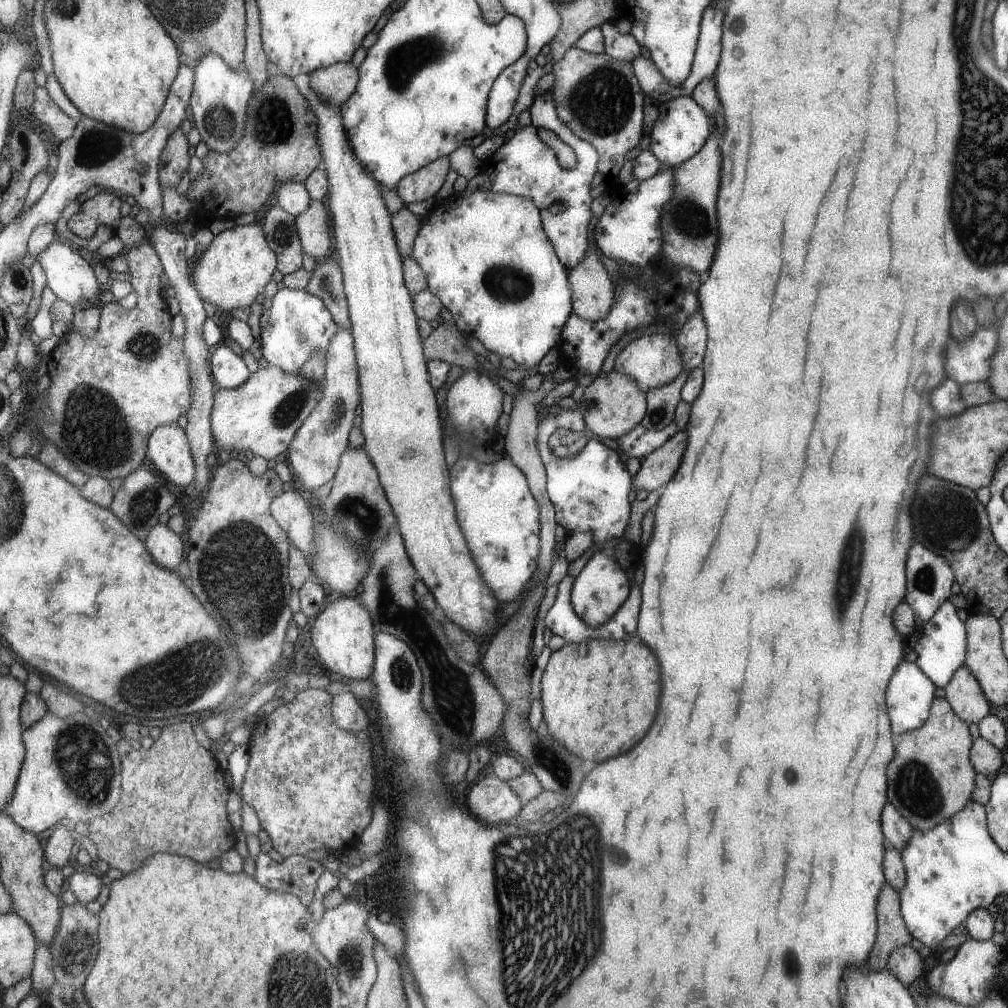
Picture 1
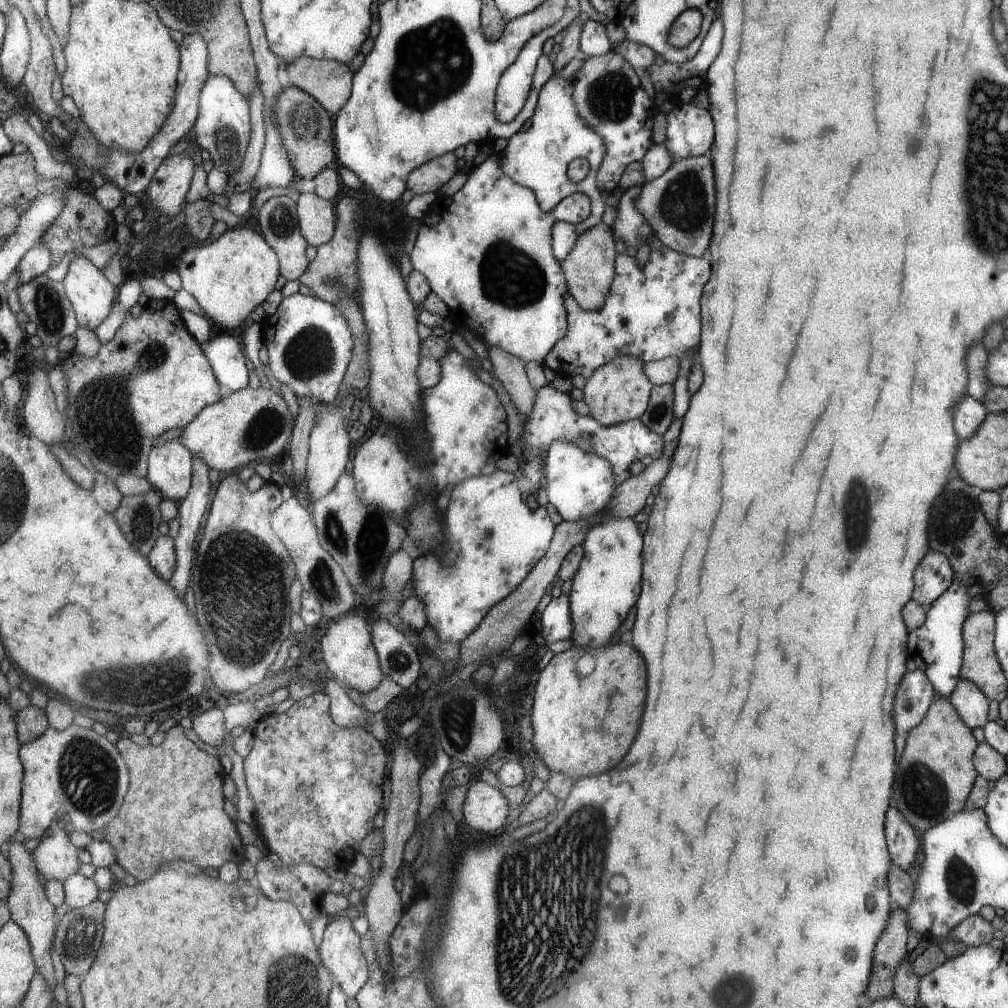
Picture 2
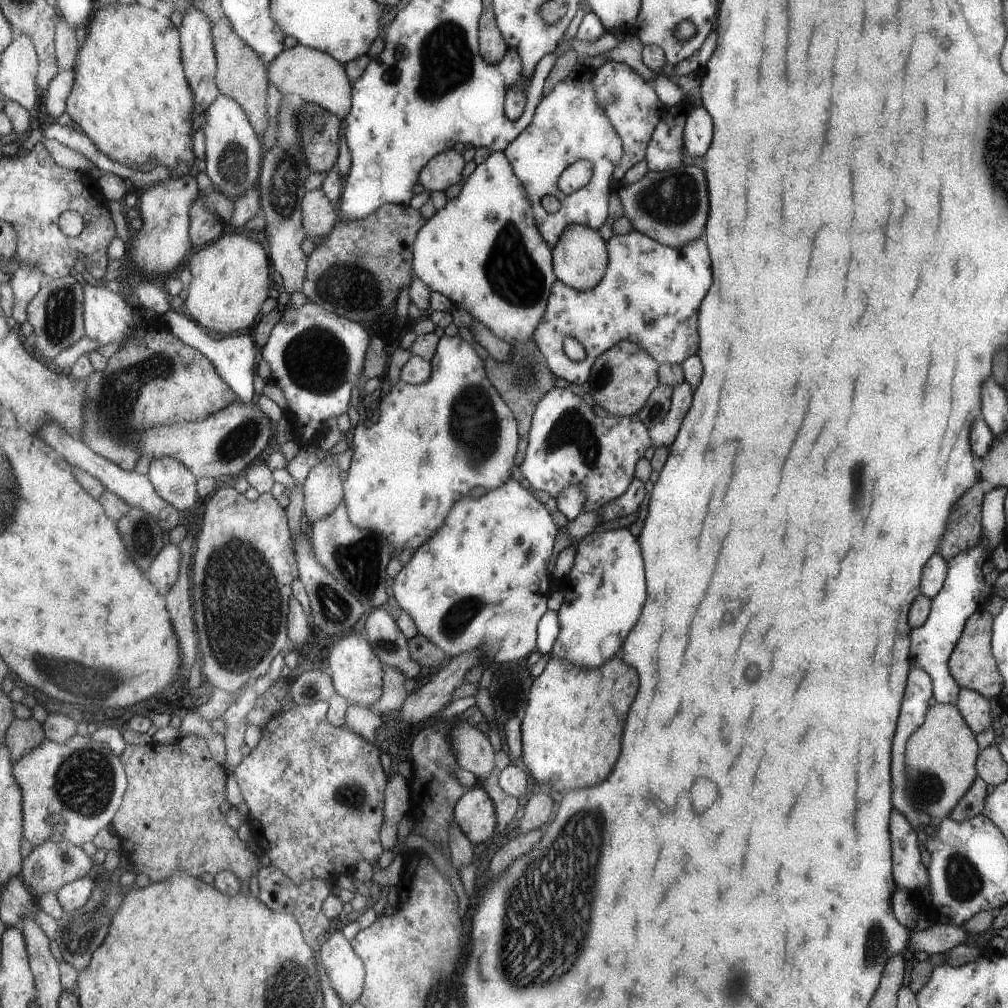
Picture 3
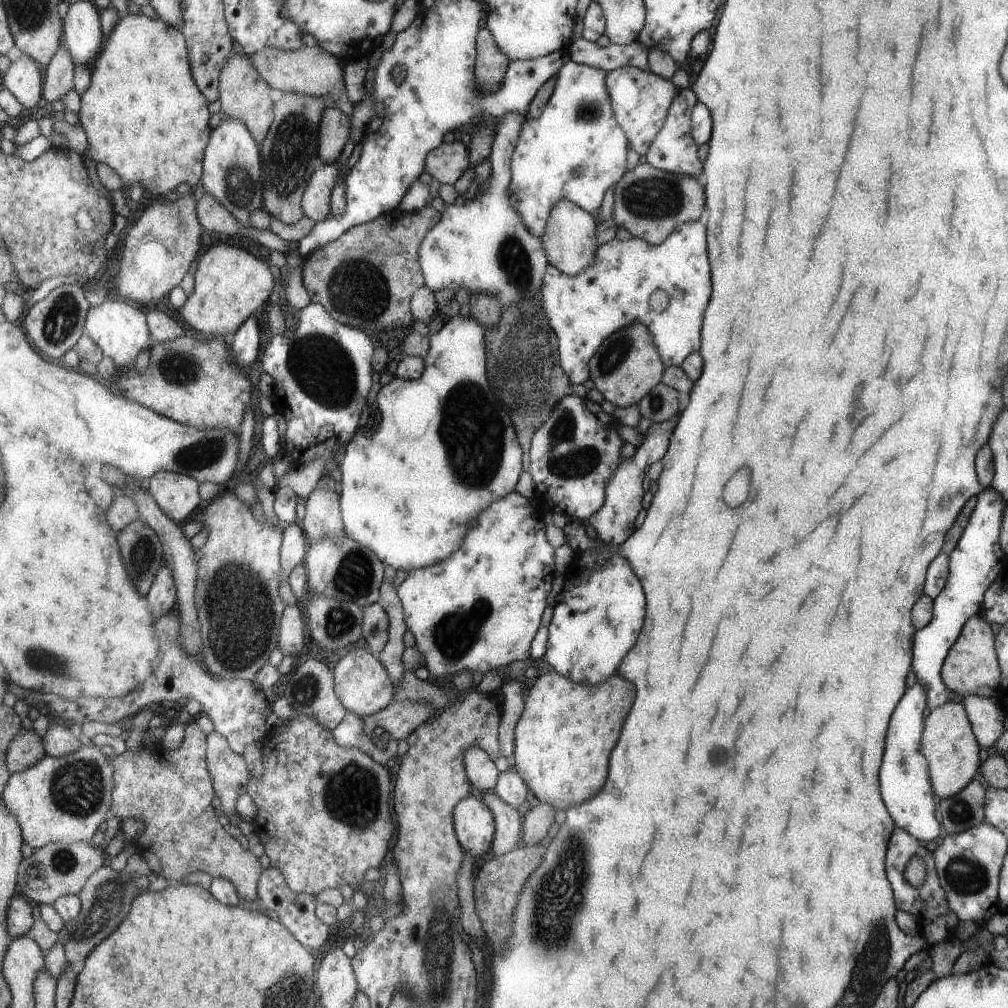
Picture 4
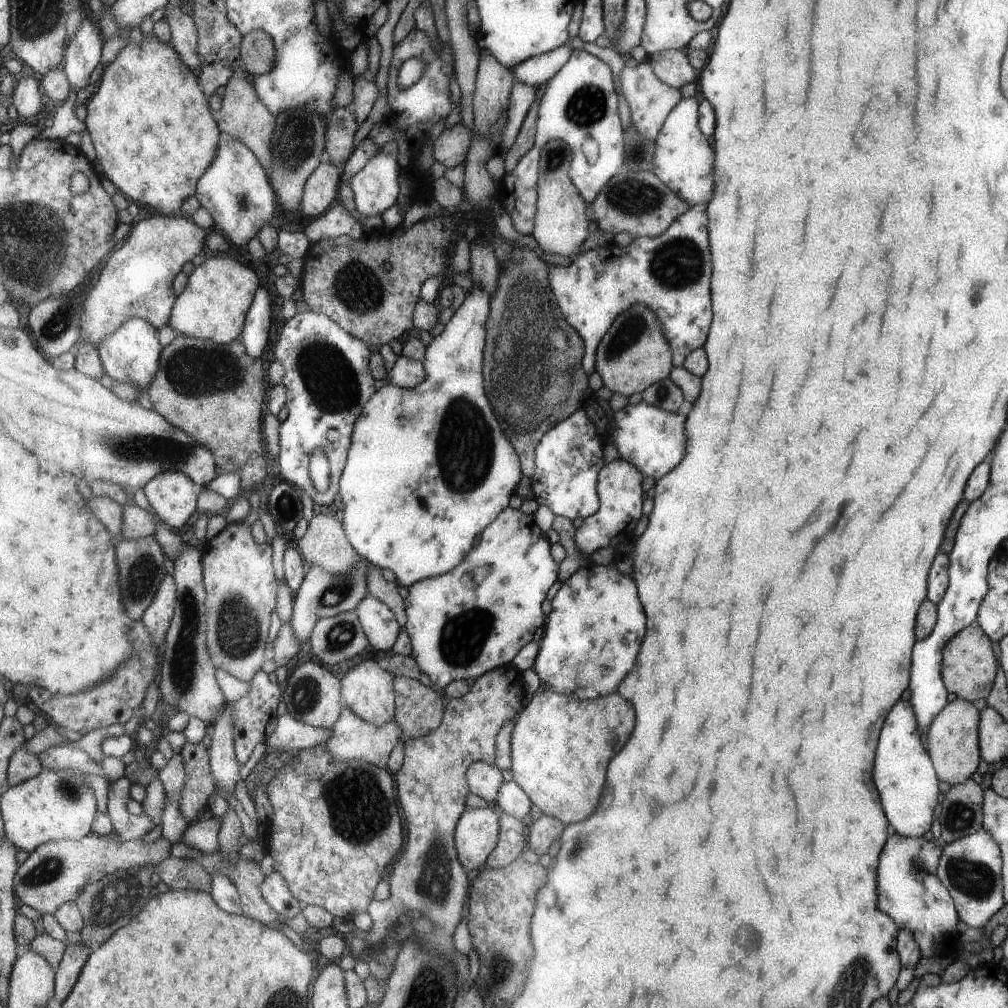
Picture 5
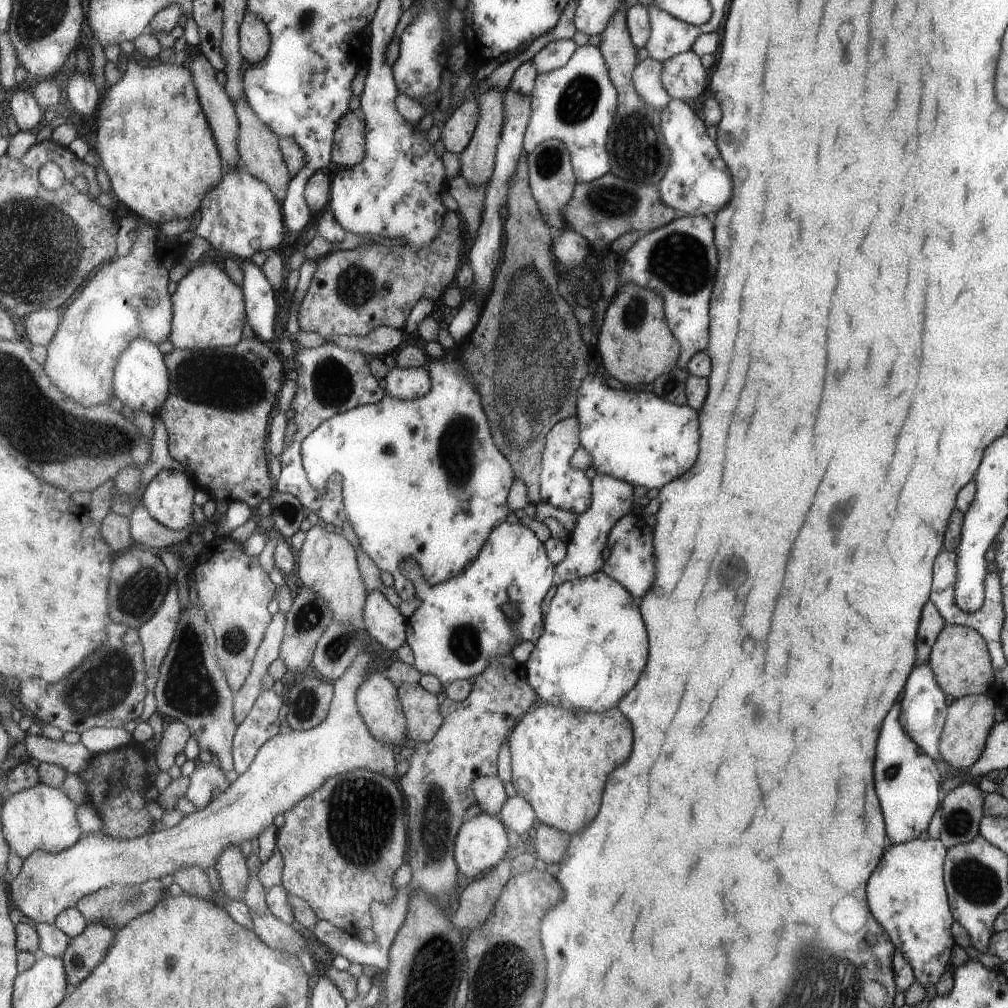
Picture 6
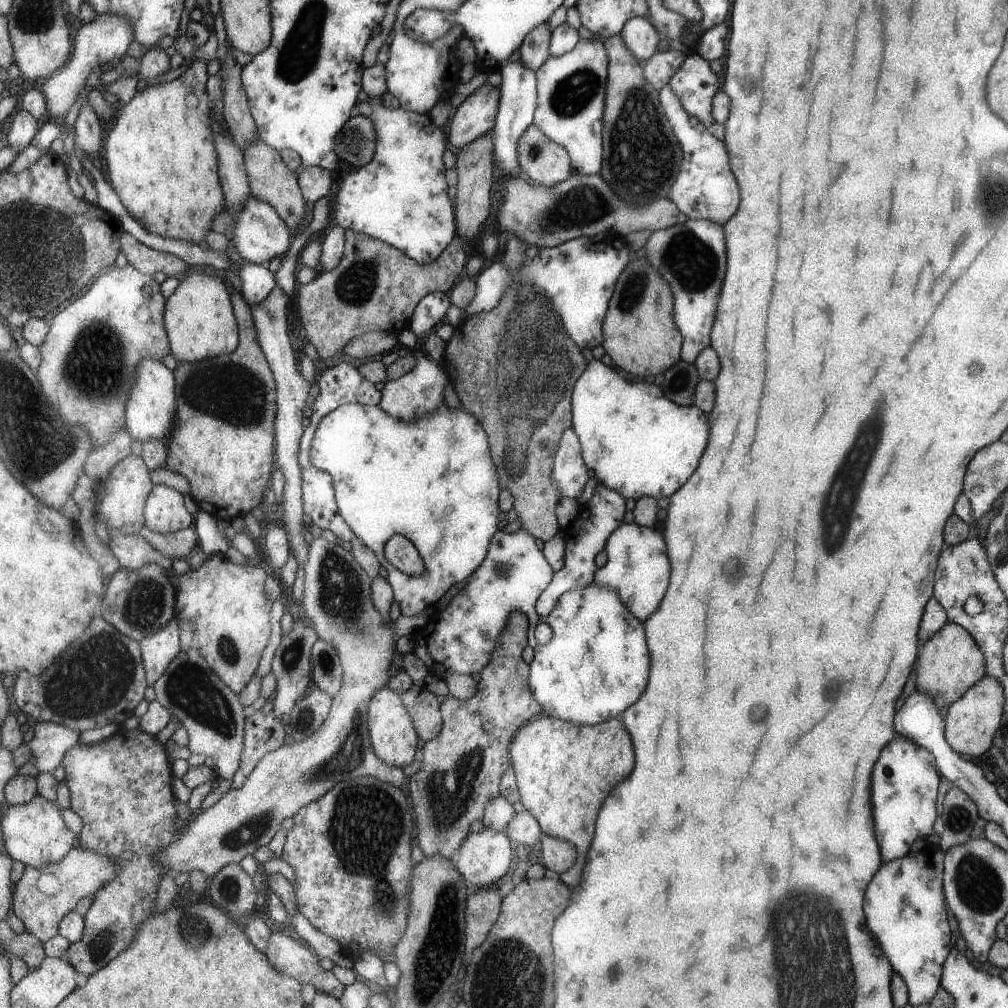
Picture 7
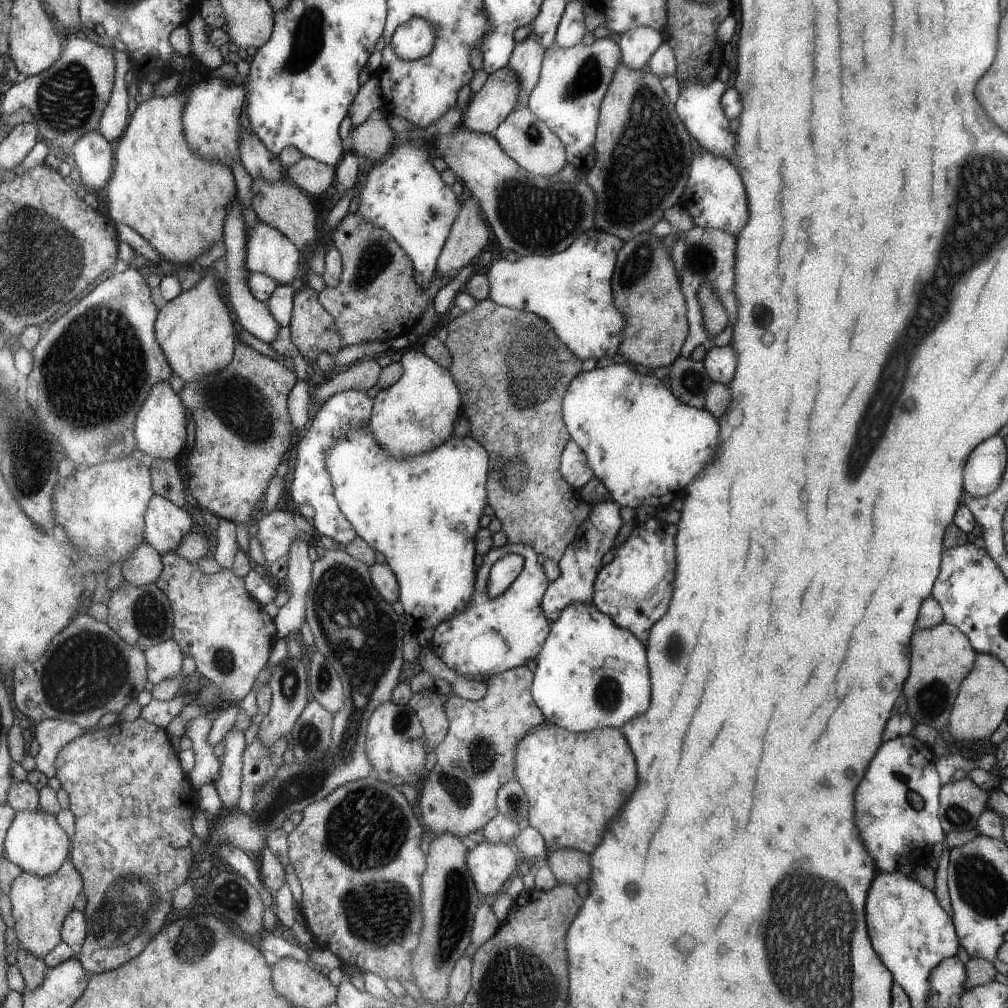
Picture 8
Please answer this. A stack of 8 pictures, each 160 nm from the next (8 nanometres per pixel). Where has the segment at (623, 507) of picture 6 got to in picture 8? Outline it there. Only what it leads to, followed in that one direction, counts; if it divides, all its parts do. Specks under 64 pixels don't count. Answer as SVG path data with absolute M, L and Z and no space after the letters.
M609 500L592 505L590 513L584 511L586 519L580 524L576 538L568 542L567 550L558 560L559 576L548 584L548 588L544 592L543 602L540 604L544 615L551 623L568 604L592 604L594 580L603 566L602 556L613 547L613 539L622 526L619 508L617 503Z

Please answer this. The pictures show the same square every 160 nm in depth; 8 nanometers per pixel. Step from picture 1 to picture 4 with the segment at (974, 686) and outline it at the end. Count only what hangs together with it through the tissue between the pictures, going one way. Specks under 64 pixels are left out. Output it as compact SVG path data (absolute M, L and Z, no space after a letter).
M967 695L962 697L961 702L964 705L968 720L971 722L972 732L976 733L977 744L981 748L989 748L995 745L995 740L1003 732L1003 710L997 703L997 714L995 714L995 702L993 698L978 697L977 695Z

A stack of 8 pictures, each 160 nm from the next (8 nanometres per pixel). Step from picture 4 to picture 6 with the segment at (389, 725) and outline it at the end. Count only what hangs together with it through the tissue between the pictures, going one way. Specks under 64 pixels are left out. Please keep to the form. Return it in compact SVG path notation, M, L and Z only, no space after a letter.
M367 649L358 652L344 674L331 682L333 690L328 711L318 725L304 731L278 732L275 736L267 739L259 747L247 770L240 774L226 791L220 793L203 810L189 813L174 827L157 827L153 832L134 839L114 839L97 832L83 837L75 846L60 853L48 853L43 849L37 849L29 858L23 860L20 873L9 884L14 904L22 914L35 923L53 925L64 910L76 907L84 896L105 887L124 884L138 885L149 879L163 878L167 874L174 875L184 866L200 866L206 871L215 868L220 856L228 846L237 845L239 847L241 842L259 836L261 831L273 823L274 816L292 809L304 796L319 788L325 779L329 779L337 773L351 769L367 769L394 778L396 763L393 755L396 749L388 743L381 743L373 738L356 705L356 688L368 675L365 670L372 660L370 655L372 652L373 650L369 652Z

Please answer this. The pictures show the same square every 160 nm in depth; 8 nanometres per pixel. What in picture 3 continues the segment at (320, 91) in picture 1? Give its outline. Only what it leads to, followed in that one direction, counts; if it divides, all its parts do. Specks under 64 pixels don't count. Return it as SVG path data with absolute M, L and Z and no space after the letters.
M297 44L283 49L271 62L268 62L266 72L268 82L275 85L284 97L321 105L342 119L349 112L351 84L345 74L344 65L337 62L330 54Z

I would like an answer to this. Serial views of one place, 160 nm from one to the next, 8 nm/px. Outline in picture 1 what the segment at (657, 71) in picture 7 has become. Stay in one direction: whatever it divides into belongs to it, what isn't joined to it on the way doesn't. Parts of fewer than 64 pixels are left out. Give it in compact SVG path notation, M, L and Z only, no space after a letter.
M569 47L564 52L561 60L553 62L547 67L555 75L551 88L554 107L558 119L577 136L578 139L587 141L599 153L599 162L596 172L592 176L591 195L592 198L601 195L607 188L607 184L617 176L621 164L625 162L625 154L637 146L641 134L643 134L643 89L640 87L636 76L633 76L632 64L629 61L620 61L607 56L607 53L588 53L577 47Z

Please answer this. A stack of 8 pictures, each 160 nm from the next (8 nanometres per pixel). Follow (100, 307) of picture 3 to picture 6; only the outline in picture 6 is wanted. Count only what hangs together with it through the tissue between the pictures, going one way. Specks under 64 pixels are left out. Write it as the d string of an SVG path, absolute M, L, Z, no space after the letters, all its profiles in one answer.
M136 338L120 354L114 370L114 394L131 410L157 415L170 393L170 374L165 355L159 346L149 339Z

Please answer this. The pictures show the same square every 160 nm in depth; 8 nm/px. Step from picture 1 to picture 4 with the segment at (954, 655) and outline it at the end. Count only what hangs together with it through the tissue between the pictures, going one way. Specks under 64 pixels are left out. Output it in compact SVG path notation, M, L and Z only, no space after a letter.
M989 486L977 495L971 518L967 522L955 550L948 556L948 578L943 590L933 600L931 622L917 630L917 644L913 644L913 670L917 682L927 689L930 710L949 701L961 702L962 697L952 693L940 677L940 668L955 639L960 635L966 620L976 615L983 608L983 592L999 576L1002 569L1002 553L998 534L1002 523L1005 500L993 487Z

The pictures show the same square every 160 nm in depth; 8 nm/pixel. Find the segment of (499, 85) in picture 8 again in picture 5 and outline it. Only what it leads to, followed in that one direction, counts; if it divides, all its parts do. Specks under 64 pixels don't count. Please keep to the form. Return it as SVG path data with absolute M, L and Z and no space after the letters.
M460 122L444 128L433 142L434 160L446 168L463 163L470 145L470 132Z

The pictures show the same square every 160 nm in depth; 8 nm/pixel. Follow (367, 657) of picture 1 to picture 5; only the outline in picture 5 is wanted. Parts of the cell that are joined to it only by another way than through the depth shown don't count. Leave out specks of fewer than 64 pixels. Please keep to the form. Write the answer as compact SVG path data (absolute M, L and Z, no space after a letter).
M364 660L347 673L340 675L339 680L341 702L343 706L349 707L351 712L377 727L394 720L396 705L395 688L392 684L395 682L395 677L392 673L379 670L377 664L371 660Z

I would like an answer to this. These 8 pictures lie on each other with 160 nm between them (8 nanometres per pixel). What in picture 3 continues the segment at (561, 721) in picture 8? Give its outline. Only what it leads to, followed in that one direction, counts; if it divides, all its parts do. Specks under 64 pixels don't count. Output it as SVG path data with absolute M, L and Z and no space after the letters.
M628 527L591 532L573 545L576 555L563 581L564 595L556 611L560 630L550 655L597 668L621 648L641 612L645 600L643 562L637 538L631 536Z

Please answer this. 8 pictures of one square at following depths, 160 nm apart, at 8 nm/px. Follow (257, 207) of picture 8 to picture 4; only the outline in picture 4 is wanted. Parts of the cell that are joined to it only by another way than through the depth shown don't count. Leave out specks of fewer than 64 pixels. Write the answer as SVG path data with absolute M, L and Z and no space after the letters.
M233 52L220 76L221 113L243 122L258 146L263 142L264 136L267 134L273 118L275 118L272 109L273 102L269 98L269 89L270 87L259 76L247 55L239 56Z

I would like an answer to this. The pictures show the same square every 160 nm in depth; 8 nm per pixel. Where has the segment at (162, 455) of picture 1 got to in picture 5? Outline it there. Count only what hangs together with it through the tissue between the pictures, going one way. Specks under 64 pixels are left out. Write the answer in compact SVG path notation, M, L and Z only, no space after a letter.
M163 470L155 475L144 489L157 516L163 520L165 525L173 527L174 530L185 526L191 514L198 511L201 487L184 472Z

